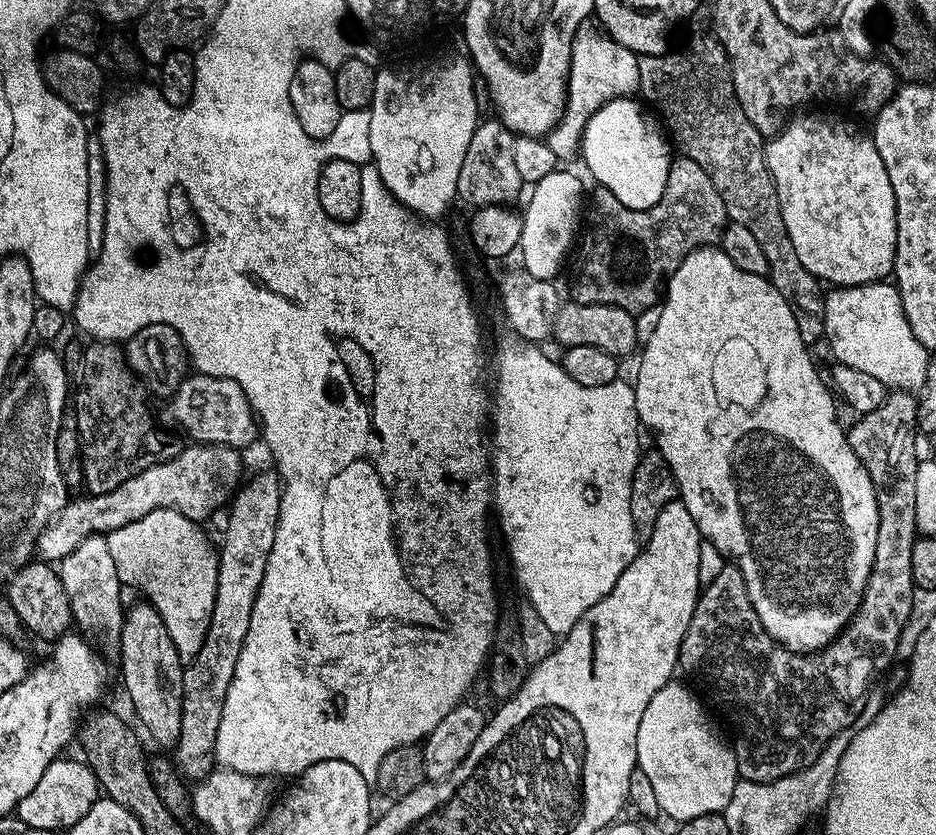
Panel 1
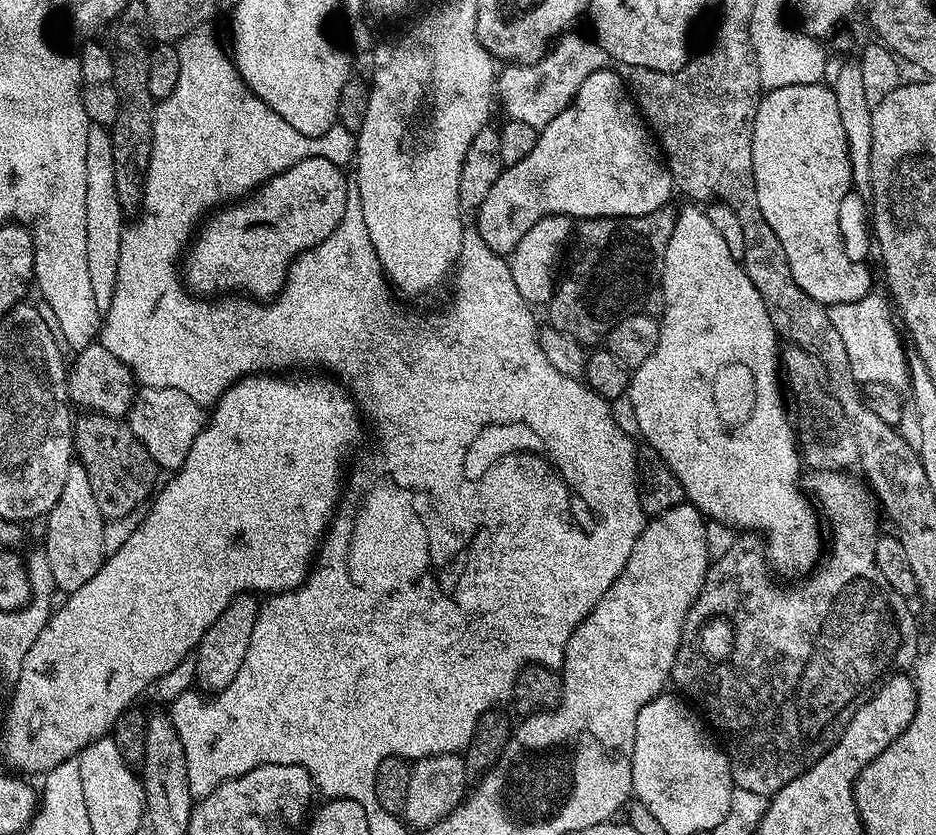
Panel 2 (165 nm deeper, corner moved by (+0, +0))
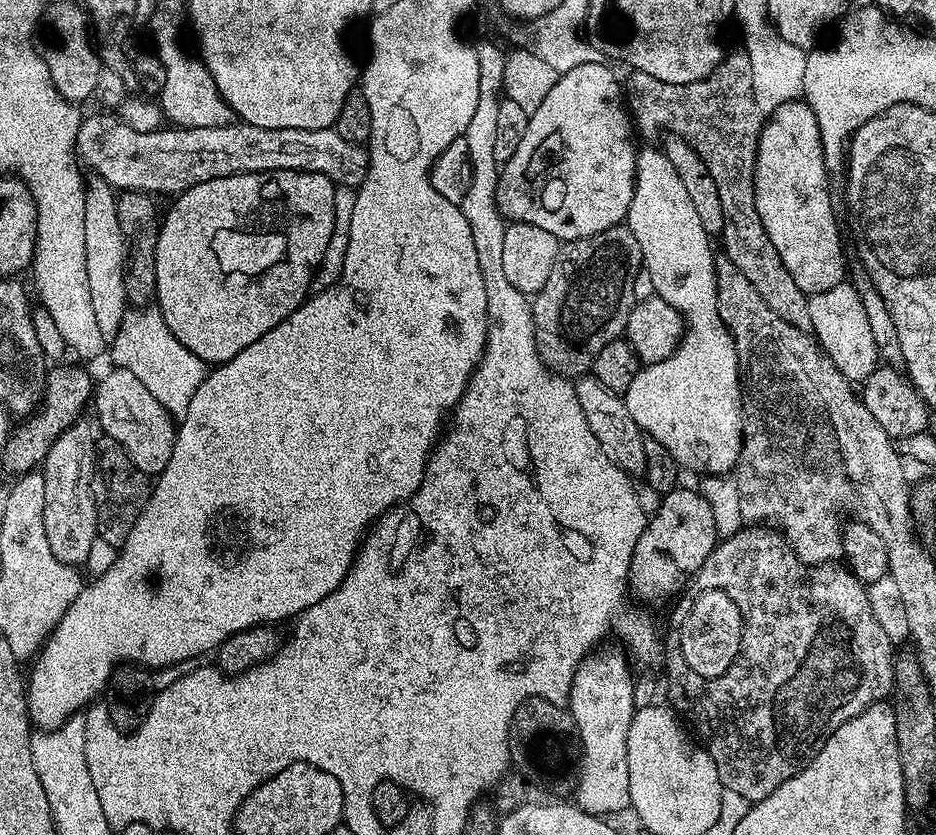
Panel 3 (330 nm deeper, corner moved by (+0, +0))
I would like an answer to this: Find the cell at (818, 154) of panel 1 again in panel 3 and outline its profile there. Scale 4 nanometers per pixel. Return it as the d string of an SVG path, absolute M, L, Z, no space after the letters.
M803 99L791 100L778 110L774 110L763 121L756 155L754 170L754 202L758 206L758 218L762 218L762 226L766 226L766 234L770 234L770 242L774 242L774 250L778 250L778 258L782 258L782 266L790 270L790 278L794 278L794 286L808 296L817 296L826 290L834 290L834 286L845 283L844 248L840 245L840 224L836 221L836 208L832 205L832 192L822 150L822 134L818 130L818 118L814 118L814 110Z

